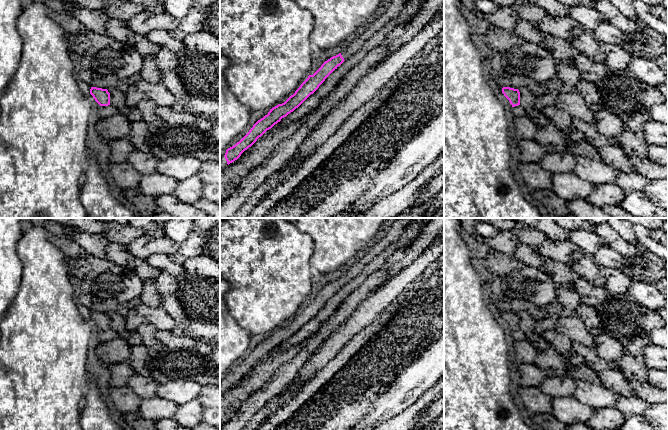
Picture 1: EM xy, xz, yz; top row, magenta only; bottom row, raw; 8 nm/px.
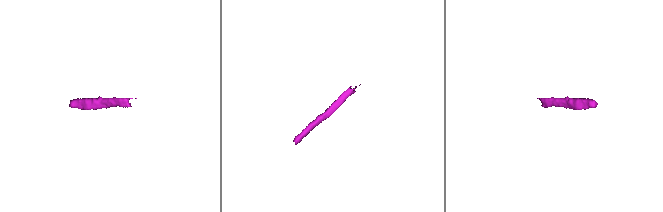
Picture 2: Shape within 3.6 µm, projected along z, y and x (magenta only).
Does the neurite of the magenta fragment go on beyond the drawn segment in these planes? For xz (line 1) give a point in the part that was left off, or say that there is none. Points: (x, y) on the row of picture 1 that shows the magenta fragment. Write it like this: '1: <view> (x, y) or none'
1: xz (392, 8)

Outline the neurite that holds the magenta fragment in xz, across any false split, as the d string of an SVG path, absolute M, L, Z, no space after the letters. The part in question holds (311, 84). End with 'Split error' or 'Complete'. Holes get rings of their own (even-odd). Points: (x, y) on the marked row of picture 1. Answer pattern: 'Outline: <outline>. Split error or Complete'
Outline: M408 0L387 1L377 15L342 48L342 52L325 61L321 67L300 85L300 87L284 103L270 109L267 115L258 120L249 132L234 146L228 148L220 158L220 171L237 160L241 154L251 147L259 137L271 129L282 118L298 108L311 94L313 94L325 79L346 59L357 53L364 43L372 38L390 20L394 19L403 9Z. Split error

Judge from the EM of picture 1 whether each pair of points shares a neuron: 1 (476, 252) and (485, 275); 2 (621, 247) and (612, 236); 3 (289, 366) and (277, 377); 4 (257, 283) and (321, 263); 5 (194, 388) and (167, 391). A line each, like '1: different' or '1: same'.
1: same
2: same
3: same
4: different
5: same

